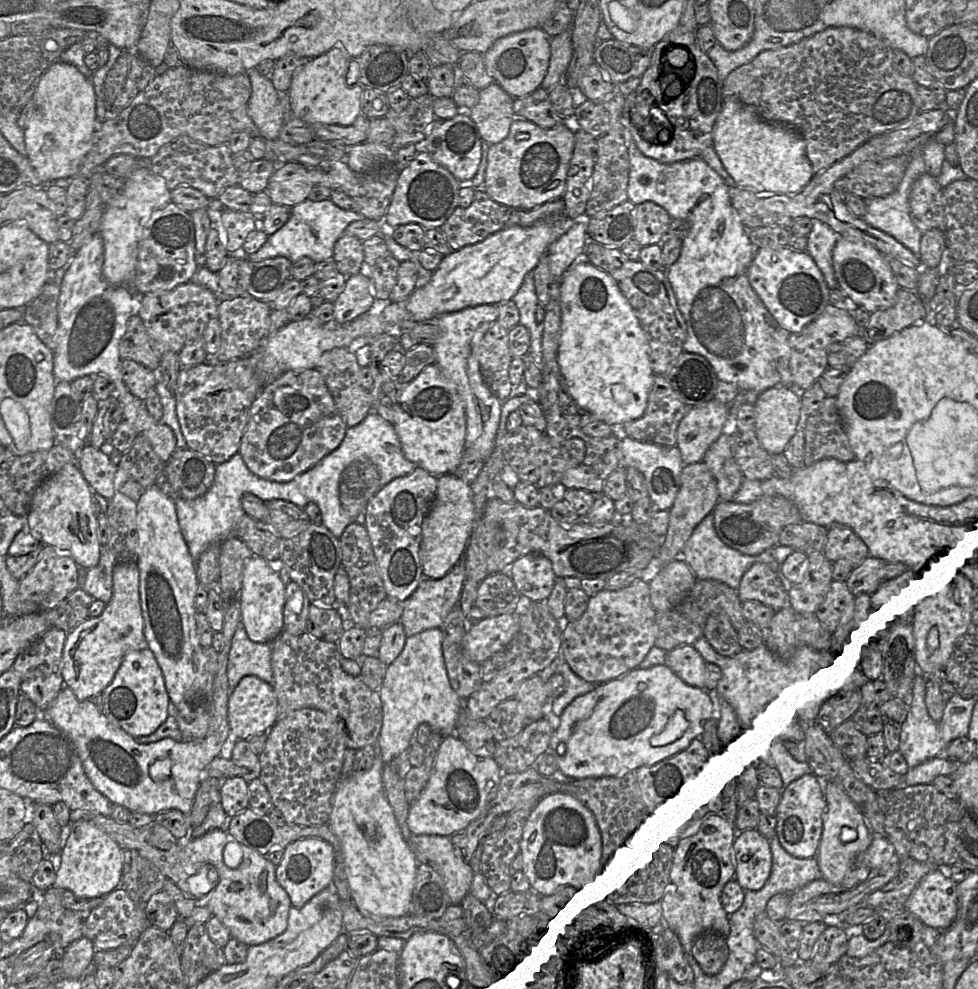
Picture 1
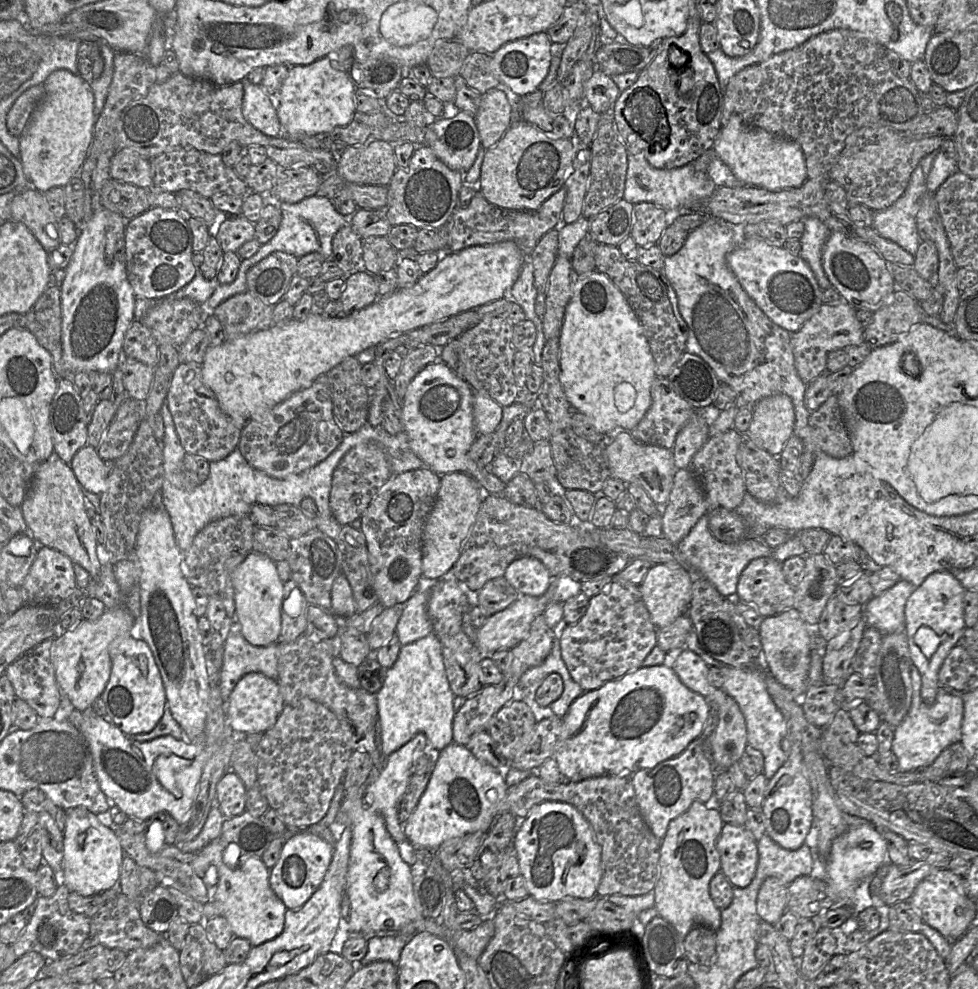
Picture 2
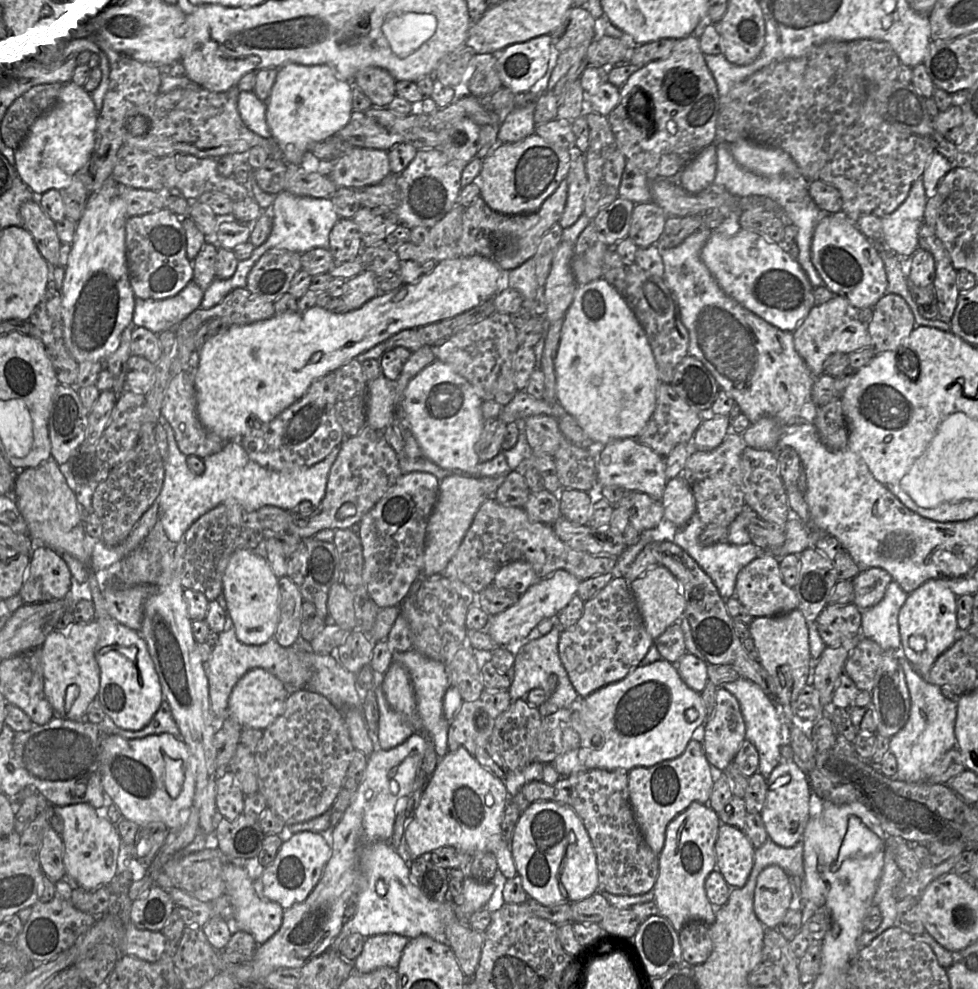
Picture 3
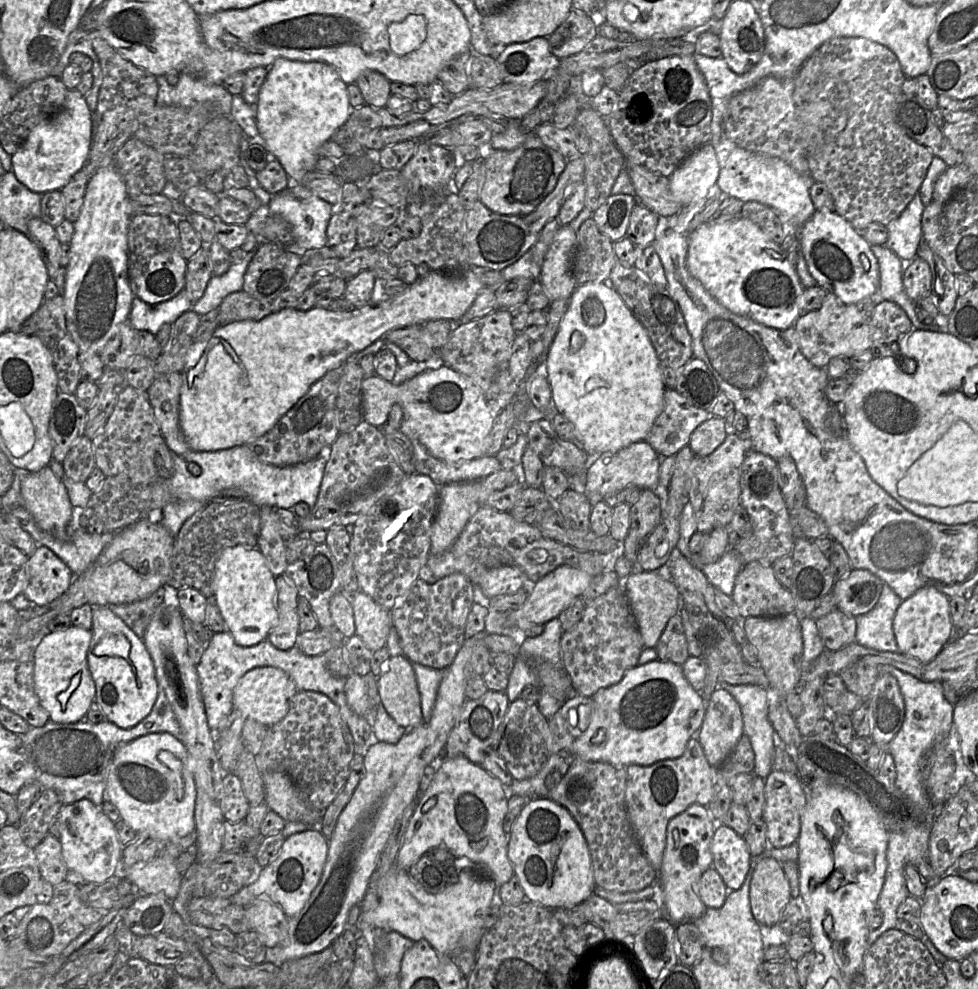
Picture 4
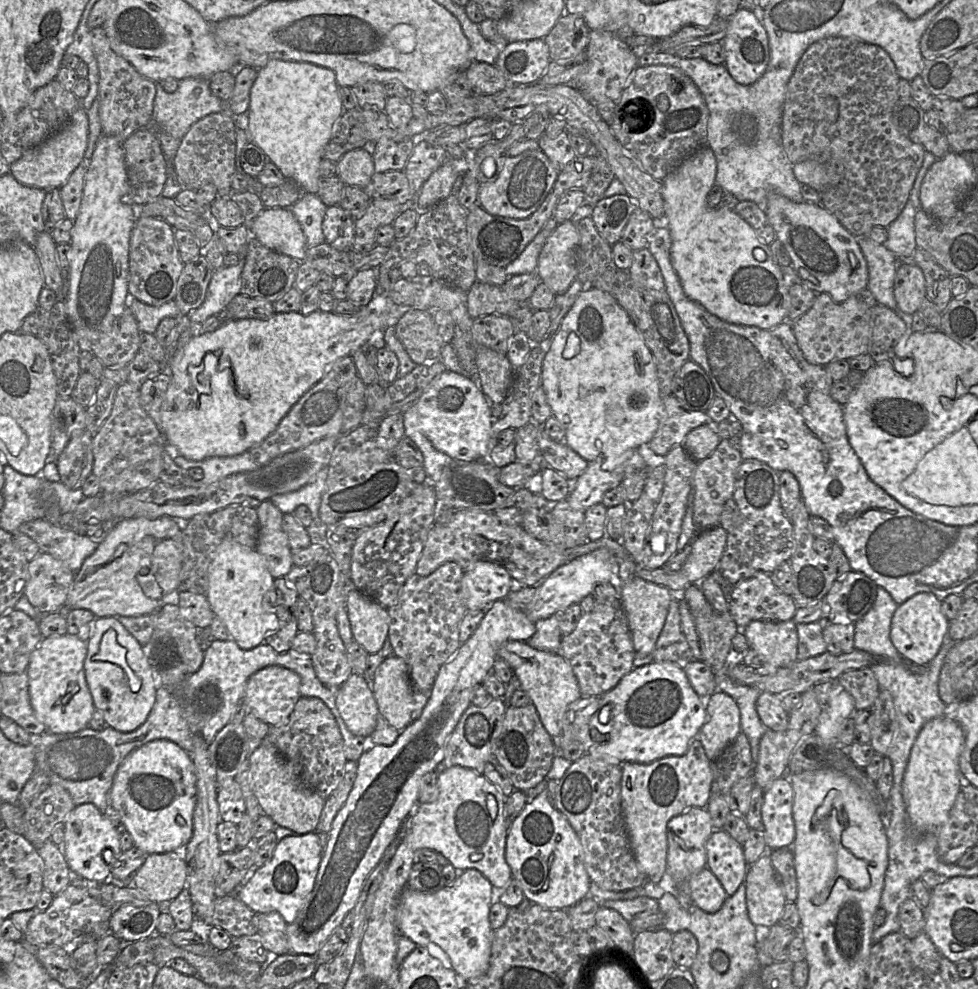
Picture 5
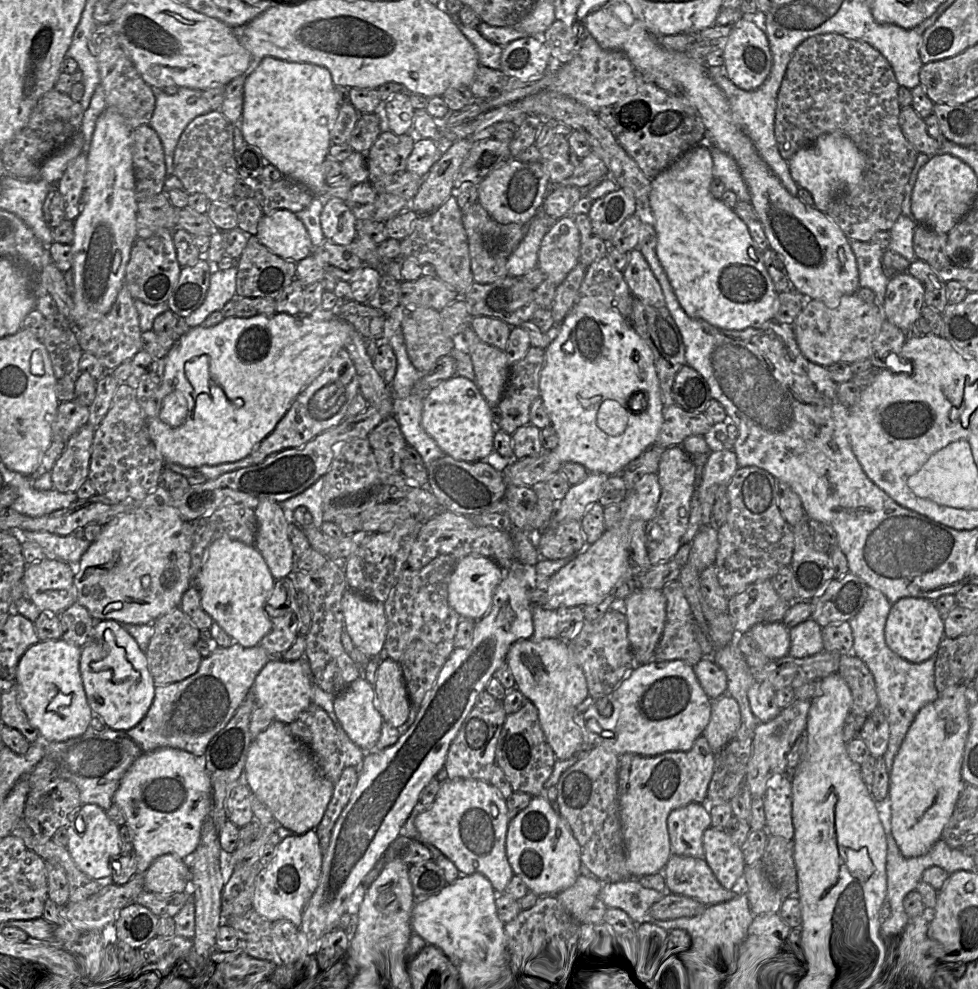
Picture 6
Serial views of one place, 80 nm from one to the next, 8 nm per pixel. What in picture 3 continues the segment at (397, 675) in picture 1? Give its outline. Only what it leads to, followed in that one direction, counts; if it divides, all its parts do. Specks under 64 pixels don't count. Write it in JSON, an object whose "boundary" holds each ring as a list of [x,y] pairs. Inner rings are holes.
{"boundary":[[[415,649],[405,652],[394,652],[393,661],[403,664],[409,672],[414,688],[418,714],[423,723],[423,730],[434,745],[439,758],[444,757],[448,751],[448,730],[450,721],[443,712],[443,698],[451,685],[444,663],[428,658]],[[382,685],[375,688],[379,709],[378,739],[381,749],[392,749],[415,733],[412,725],[394,711],[386,700]]]}

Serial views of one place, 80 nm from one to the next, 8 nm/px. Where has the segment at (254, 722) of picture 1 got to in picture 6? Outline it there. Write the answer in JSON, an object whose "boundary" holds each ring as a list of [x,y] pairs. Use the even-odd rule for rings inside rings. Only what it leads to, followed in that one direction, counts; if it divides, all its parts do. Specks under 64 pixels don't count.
{"boundary":[[[305,657],[295,661],[274,659],[255,678],[250,697],[254,698],[257,706],[268,710],[274,721],[290,724],[311,704],[313,682],[313,673]]]}

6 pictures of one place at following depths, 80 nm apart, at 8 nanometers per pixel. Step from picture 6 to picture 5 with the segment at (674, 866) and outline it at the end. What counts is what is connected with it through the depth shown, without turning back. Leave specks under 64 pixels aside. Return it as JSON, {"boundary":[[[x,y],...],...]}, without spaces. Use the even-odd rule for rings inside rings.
{"boundary":[[[704,867],[689,880],[689,898],[705,912],[717,912],[727,897],[720,881],[708,867]]]}

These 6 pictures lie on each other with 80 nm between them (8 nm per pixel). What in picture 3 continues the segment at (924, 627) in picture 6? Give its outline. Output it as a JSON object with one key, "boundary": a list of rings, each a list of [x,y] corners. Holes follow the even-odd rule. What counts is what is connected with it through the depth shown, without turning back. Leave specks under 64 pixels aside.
{"boundary":[[[930,579],[910,593],[898,615],[901,655],[928,680],[937,658],[958,638],[957,596],[940,581]]]}

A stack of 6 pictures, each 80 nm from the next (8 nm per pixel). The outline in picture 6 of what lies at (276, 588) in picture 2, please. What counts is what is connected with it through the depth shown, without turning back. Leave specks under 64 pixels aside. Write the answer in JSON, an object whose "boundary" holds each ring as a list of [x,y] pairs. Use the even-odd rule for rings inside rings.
{"boundary":[[[229,537],[213,541],[207,559],[195,578],[200,591],[202,608],[226,633],[243,647],[258,646],[272,628],[265,605],[275,583],[266,561],[253,545],[246,545]]]}

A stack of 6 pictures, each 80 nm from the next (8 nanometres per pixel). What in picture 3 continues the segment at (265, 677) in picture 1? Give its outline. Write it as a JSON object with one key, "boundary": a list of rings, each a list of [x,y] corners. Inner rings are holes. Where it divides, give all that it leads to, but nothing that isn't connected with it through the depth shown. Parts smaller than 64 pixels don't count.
{"boundary":[[[226,612],[225,628],[219,633],[217,644],[213,648],[210,658],[204,662],[204,670],[208,679],[210,708],[213,716],[221,720],[228,715],[228,704],[232,690],[236,683],[250,670],[263,668],[279,680],[287,690],[290,682],[290,651],[299,650],[291,647],[281,646],[274,638],[262,645],[247,645],[240,642],[233,627],[231,618]]]}

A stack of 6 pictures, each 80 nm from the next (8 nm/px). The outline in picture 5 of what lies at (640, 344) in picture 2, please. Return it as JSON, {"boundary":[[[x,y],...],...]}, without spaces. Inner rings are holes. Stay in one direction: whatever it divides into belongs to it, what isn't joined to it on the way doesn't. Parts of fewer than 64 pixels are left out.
{"boundary":[[[591,286],[581,291],[563,318],[560,328],[547,343],[541,386],[552,415],[565,427],[565,443],[587,462],[592,462],[599,456],[619,456],[628,450],[648,445],[662,421],[663,397],[660,394],[656,364],[651,351],[617,300],[611,294]],[[636,393],[645,398],[640,408],[634,408],[630,403]],[[610,406],[620,407],[624,411],[625,421],[622,425],[609,422],[607,410]]]}

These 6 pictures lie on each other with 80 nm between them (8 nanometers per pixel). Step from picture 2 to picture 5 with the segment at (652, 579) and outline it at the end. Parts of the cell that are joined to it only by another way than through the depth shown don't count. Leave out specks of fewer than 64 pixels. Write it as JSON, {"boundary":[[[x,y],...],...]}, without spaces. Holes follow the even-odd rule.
{"boundary":[[[638,576],[620,586],[620,599],[627,616],[635,654],[651,655],[653,653],[664,627],[670,602],[675,595],[678,594]]]}

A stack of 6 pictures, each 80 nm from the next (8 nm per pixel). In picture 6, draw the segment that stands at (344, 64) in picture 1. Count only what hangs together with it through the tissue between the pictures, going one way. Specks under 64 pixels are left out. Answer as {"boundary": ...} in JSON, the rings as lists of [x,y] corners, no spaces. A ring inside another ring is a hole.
{"boundary":[[[263,58],[246,78],[241,130],[247,144],[257,146],[284,177],[305,186],[315,197],[326,198],[324,161],[329,156],[331,131],[339,101],[330,71],[311,63]]]}

